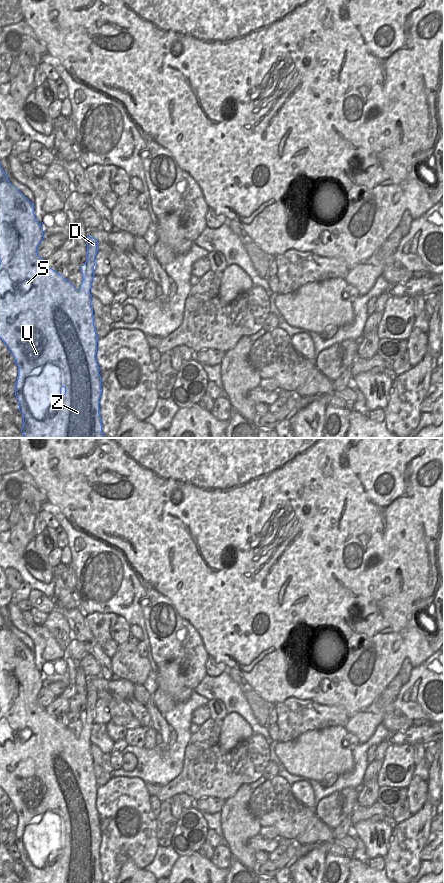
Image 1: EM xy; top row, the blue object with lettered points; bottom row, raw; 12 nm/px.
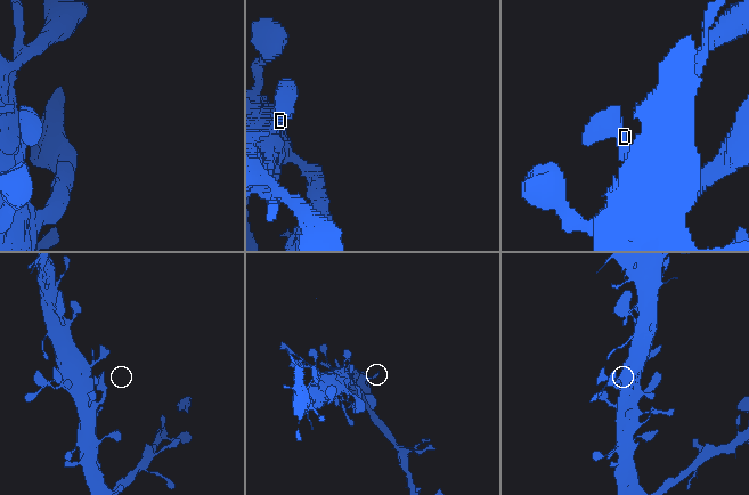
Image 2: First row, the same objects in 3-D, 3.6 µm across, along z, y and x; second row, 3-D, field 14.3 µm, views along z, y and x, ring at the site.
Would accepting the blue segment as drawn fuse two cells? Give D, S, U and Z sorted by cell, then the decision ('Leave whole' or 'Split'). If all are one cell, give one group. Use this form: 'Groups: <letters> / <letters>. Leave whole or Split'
Groups: D S U Z. Leave whole

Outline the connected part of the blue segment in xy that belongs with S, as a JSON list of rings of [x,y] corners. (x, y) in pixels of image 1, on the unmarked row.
[[[0,614],[0,786],[14,804],[18,814],[18,824],[15,831],[15,844],[19,851],[19,859],[23,863],[22,883],[104,883],[102,880],[101,864],[99,862],[99,847],[102,842],[101,824],[95,803],[97,801],[98,785],[95,780],[93,758],[91,756],[91,730],[94,724],[95,704],[98,700],[98,690],[87,684],[86,710],[80,713],[82,731],[76,737],[67,727],[50,716],[37,701],[37,695],[42,689],[43,676],[34,663],[34,651],[31,651],[14,633]]]

